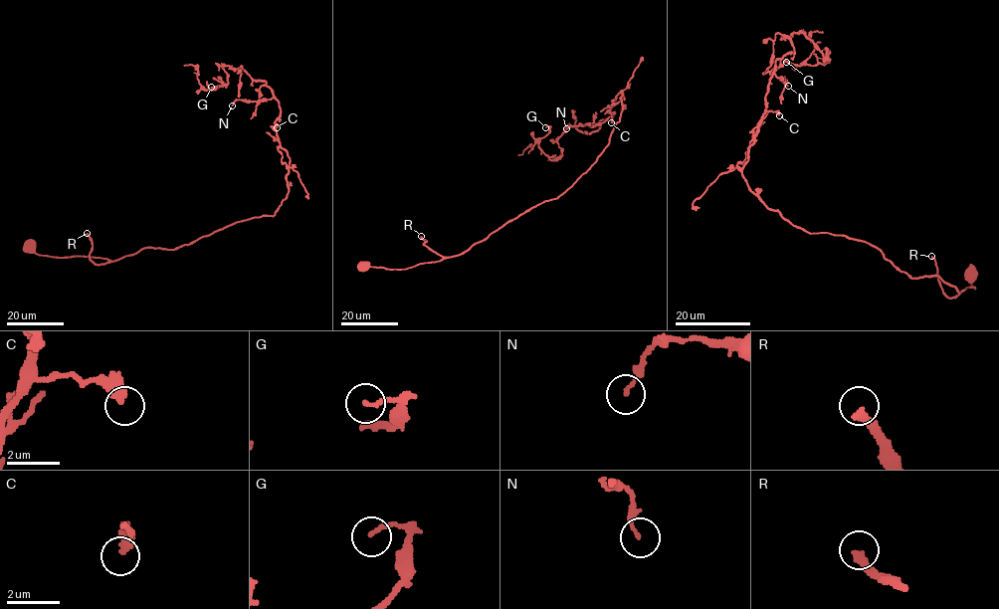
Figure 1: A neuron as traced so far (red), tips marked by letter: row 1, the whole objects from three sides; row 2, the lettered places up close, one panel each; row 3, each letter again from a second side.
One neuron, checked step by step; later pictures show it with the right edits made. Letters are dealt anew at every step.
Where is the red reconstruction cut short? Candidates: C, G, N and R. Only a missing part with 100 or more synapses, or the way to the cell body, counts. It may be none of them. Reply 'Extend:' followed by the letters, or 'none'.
Extend: R

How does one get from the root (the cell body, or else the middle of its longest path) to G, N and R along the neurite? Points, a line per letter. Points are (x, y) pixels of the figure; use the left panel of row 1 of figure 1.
G: (30, 246), (114, 261), (274, 215), (290, 162), (279, 101), (228, 66), (228, 83), (211, 87)
N: (30, 246), (114, 261), (274, 215), (288, 192), (290, 162), (276, 130), (279, 101), (232, 105)
R: (30, 246), (39, 255), (91, 256), (106, 258), (107, 262), (96, 264), (91, 259), (92, 242), (87, 233)

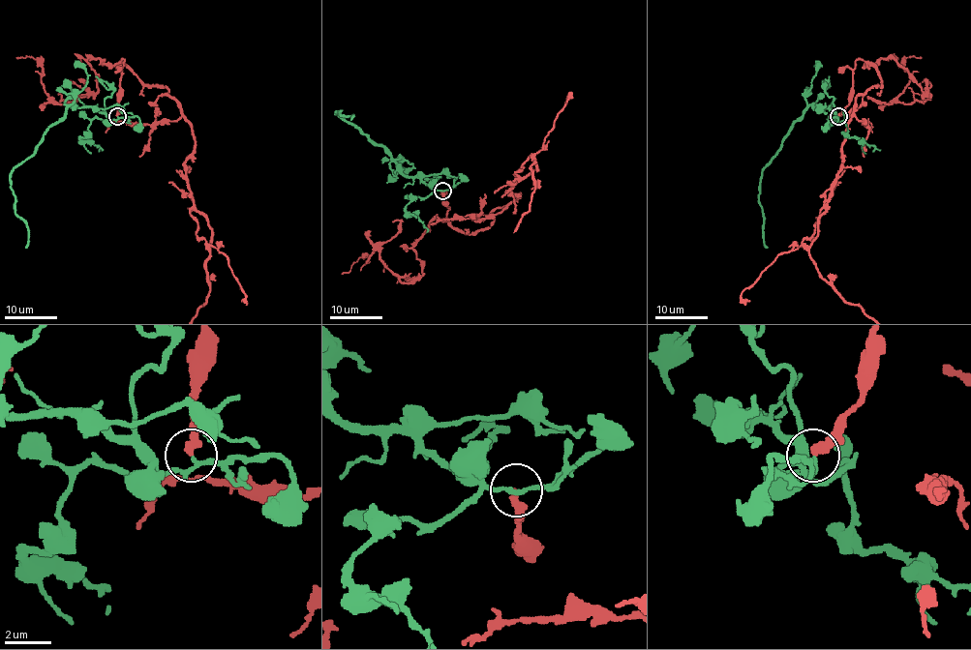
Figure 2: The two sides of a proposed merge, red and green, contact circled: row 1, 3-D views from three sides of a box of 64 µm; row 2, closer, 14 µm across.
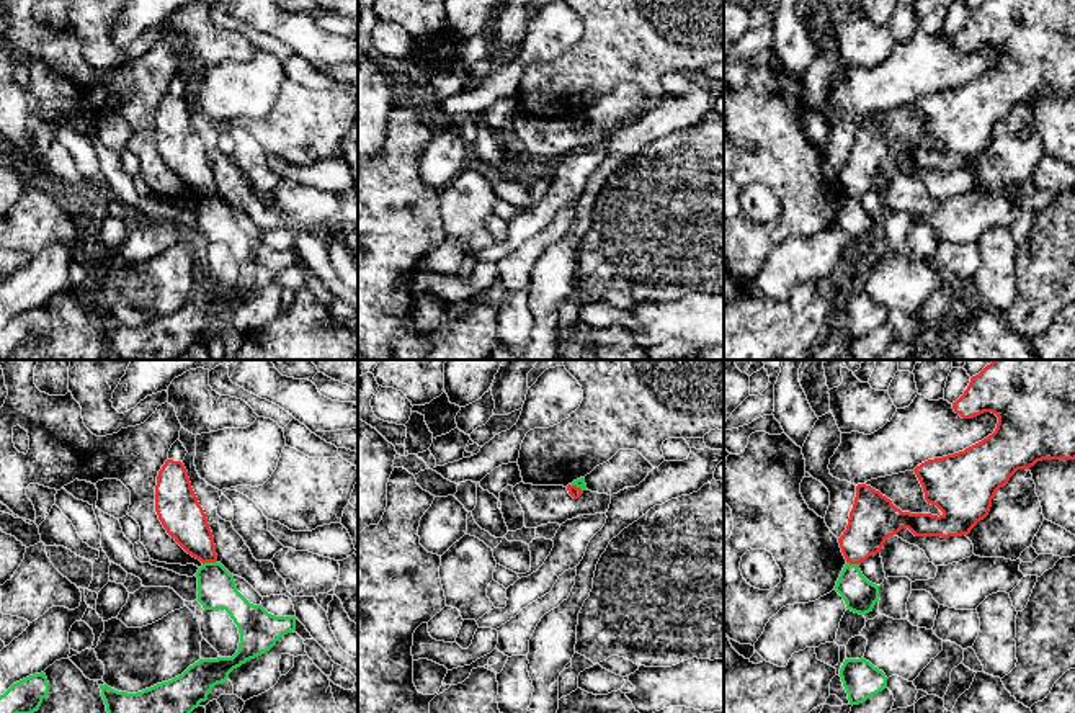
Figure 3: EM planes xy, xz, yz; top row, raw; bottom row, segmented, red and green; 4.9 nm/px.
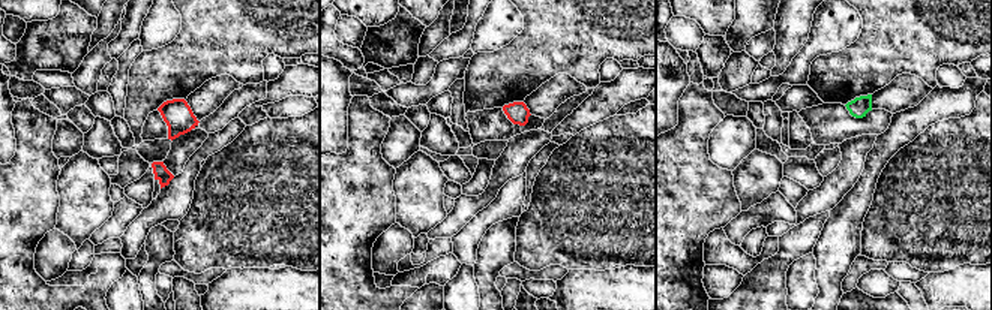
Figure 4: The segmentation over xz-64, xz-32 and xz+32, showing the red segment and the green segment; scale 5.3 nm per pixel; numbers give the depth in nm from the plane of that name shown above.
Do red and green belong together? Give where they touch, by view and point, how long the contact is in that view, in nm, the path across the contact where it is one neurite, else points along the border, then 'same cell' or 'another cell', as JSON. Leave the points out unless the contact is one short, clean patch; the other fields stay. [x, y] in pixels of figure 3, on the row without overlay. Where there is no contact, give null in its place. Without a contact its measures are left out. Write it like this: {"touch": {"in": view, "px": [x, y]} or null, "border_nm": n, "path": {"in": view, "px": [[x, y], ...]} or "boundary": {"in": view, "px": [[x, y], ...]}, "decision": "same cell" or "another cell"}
{"touch": {"in": "xy", "px": [209, 195]}, "border_nm": 80, "boundary": {"in": "xy", "px": [[216, 193], [203, 198]]}, "decision": "another cell"}

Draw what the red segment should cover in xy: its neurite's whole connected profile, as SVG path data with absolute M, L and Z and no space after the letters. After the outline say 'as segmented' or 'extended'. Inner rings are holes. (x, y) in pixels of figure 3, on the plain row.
M167 93L157 110L155 146L167 167L193 191L216 196L216 178L206 147L181 95Z; as segmented

